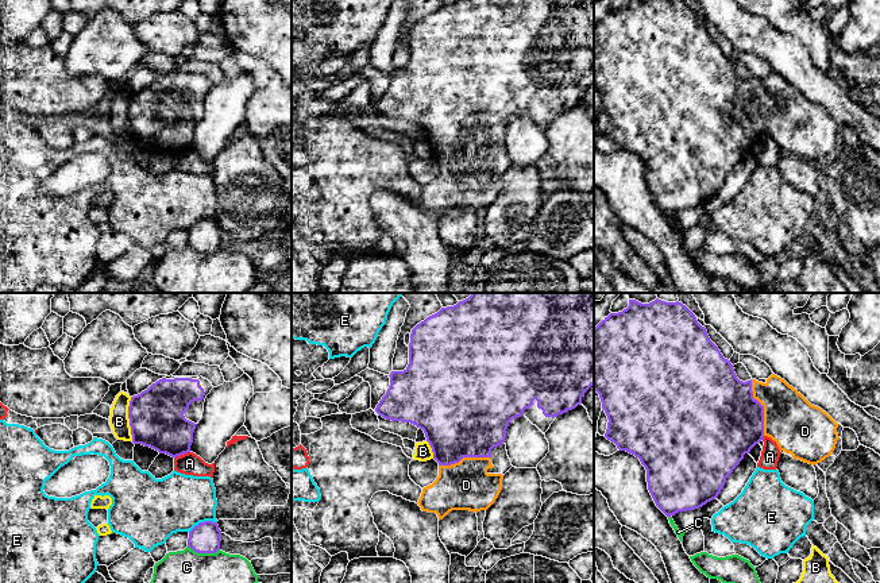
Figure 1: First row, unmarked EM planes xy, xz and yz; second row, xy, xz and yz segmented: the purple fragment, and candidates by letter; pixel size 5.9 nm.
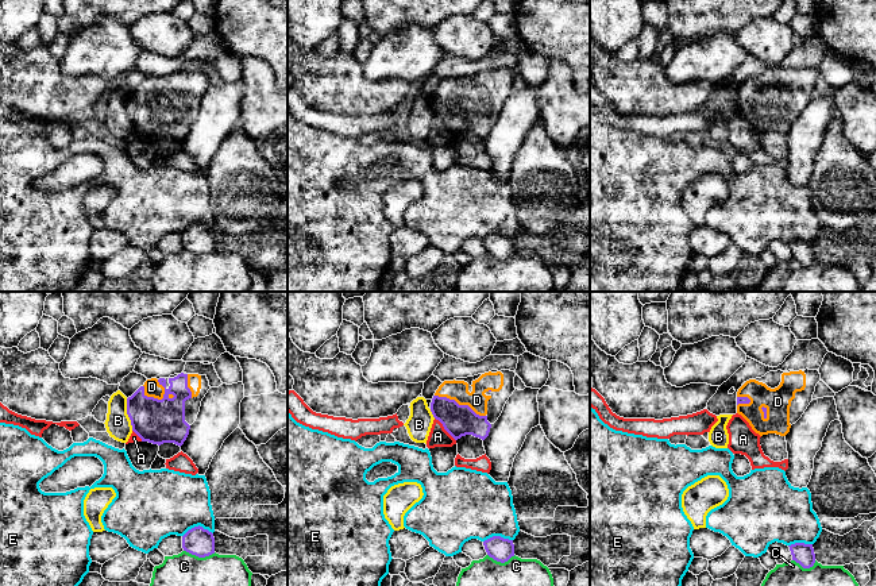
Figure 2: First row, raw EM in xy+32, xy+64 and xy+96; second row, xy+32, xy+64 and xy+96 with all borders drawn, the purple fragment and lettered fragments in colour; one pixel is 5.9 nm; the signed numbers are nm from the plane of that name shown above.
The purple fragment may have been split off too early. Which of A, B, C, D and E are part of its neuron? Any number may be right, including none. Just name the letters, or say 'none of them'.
D

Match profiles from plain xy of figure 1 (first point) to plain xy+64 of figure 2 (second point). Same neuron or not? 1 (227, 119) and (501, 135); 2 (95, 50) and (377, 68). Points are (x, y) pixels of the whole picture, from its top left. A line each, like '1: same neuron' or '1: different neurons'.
1: same neuron
2: same neuron

